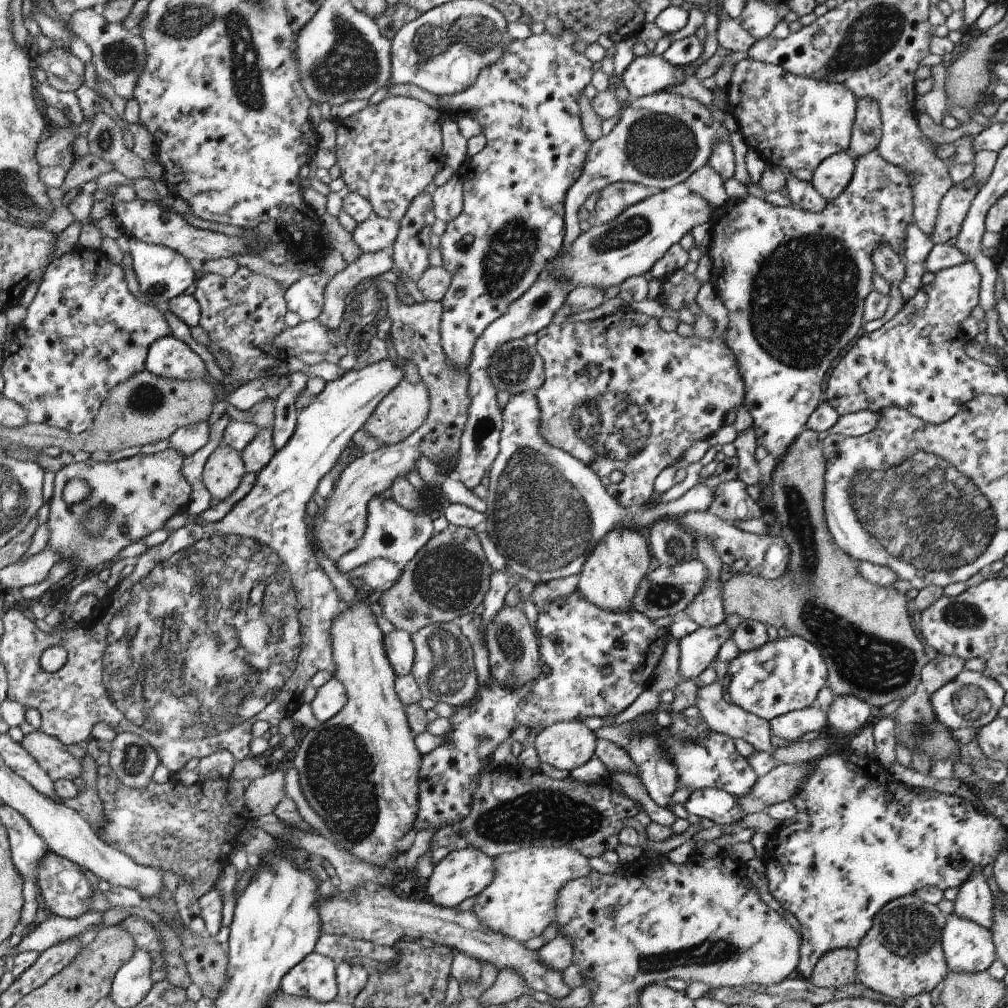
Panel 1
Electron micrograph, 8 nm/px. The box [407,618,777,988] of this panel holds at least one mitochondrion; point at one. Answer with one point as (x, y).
(536, 815)

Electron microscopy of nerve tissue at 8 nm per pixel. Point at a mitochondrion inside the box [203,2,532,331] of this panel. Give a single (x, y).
(351, 64)

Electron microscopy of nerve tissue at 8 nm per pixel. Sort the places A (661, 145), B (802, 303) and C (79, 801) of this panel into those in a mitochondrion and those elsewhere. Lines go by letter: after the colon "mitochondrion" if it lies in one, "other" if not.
A: mitochondrion
B: mitochondrion
C: other

